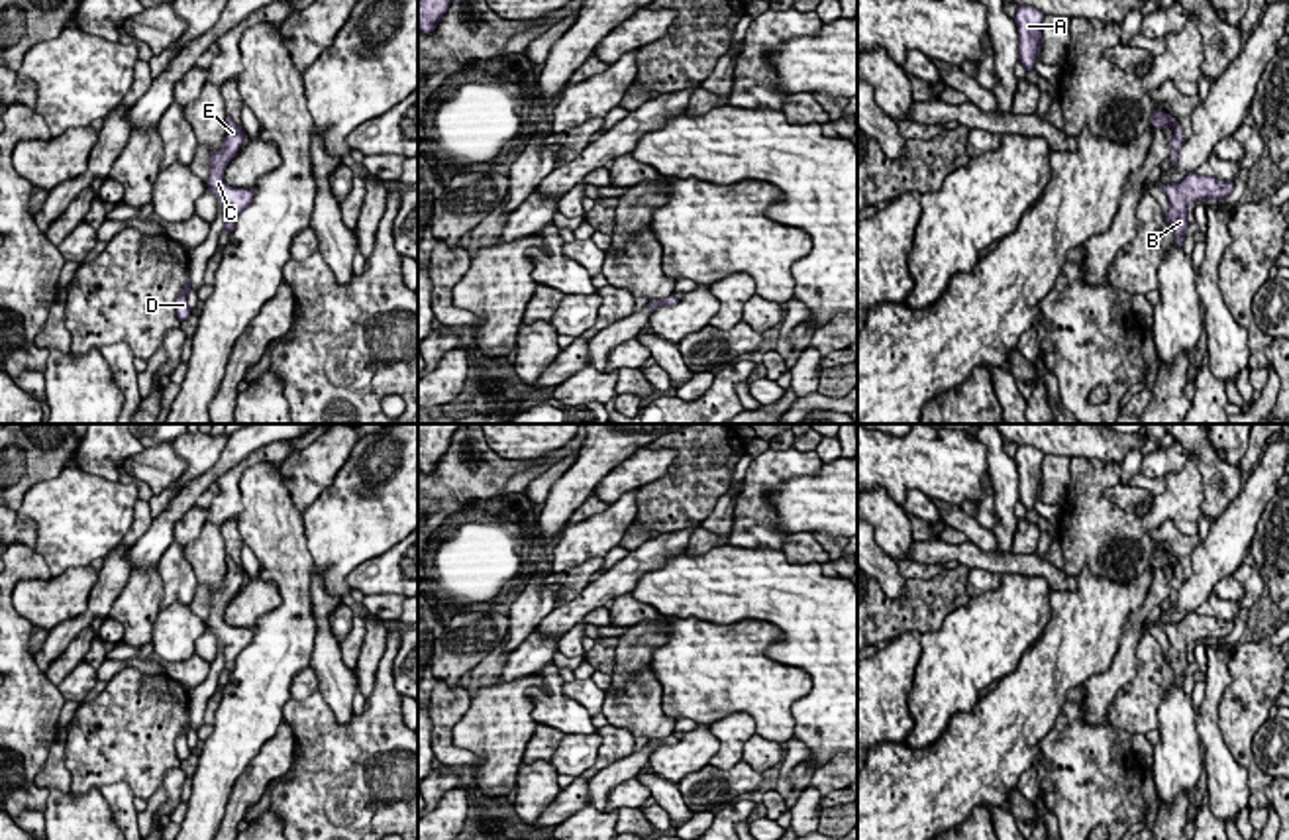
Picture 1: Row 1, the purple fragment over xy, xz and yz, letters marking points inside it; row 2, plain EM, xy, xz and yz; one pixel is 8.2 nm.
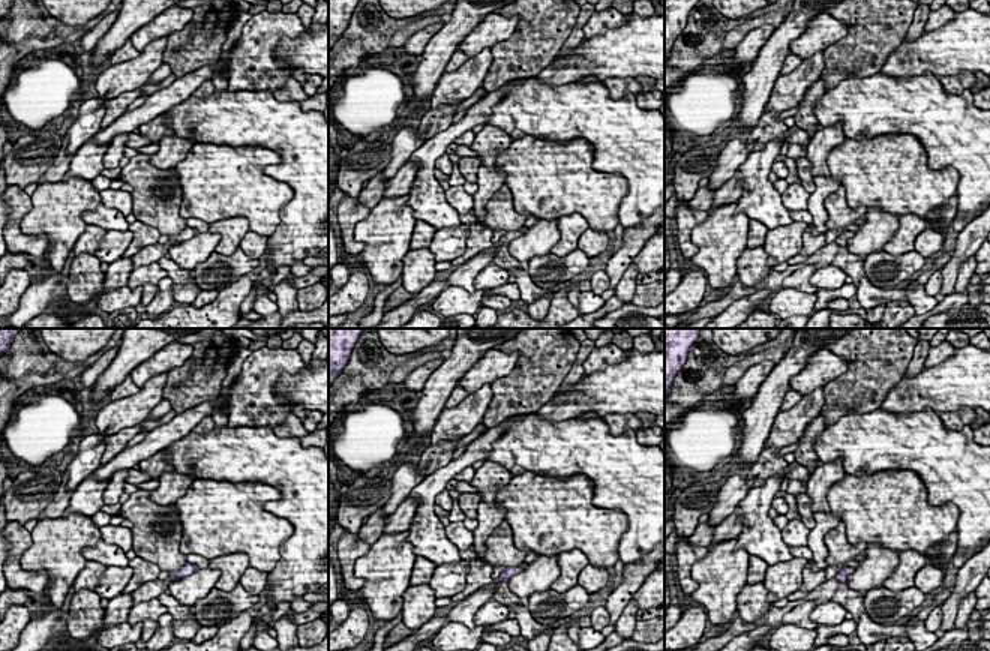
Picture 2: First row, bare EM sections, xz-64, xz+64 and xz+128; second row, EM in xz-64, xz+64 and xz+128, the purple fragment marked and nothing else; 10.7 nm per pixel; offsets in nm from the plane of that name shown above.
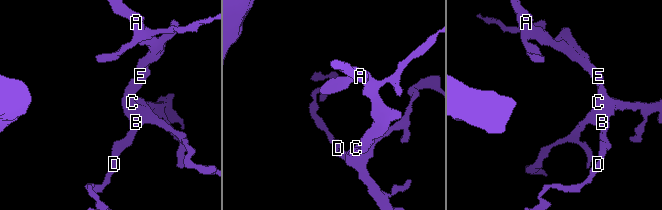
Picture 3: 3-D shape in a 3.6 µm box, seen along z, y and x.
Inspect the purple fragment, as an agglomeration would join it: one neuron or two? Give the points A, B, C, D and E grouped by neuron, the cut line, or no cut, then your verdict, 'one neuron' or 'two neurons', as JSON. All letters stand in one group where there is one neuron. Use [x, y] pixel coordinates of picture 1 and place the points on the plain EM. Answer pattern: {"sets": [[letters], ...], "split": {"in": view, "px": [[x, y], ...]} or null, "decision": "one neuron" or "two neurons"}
{"sets": [["A", "B", "C", "D", "E"]], "split": null, "decision": "one neuron"}

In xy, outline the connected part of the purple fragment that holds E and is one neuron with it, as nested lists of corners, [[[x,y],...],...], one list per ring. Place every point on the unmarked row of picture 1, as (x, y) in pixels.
[[[230,555],[226,557],[226,579],[222,591],[210,591],[208,630],[224,644],[224,669],[232,671],[237,656],[251,644],[253,630],[228,626],[224,606],[237,595],[245,569]]]

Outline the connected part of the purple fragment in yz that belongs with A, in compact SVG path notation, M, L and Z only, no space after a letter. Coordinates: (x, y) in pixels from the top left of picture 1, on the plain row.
M1016 446L1014 461L1018 467L1018 500L1026 510L1032 510L1038 491L1044 487L1044 453L1032 446Z

